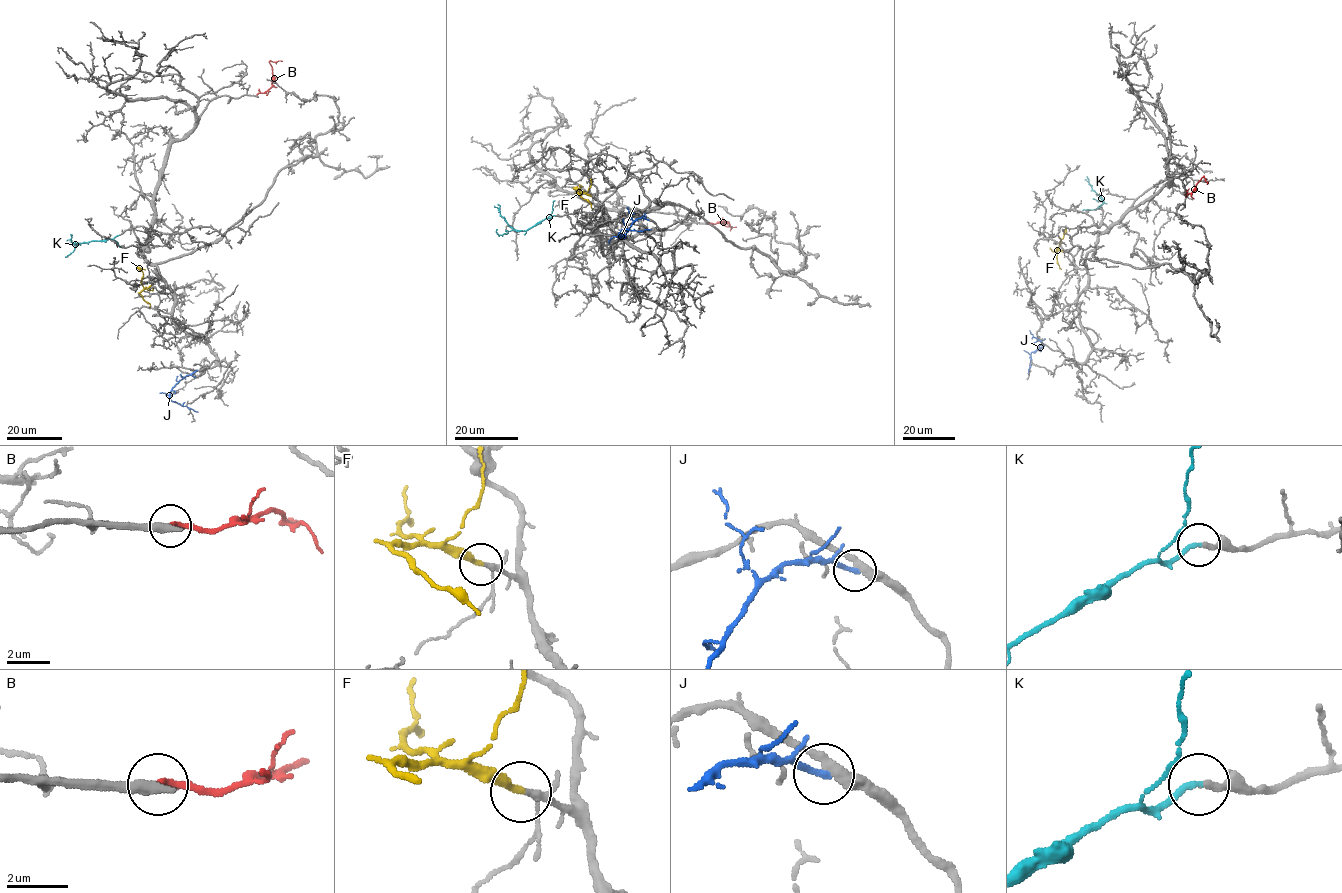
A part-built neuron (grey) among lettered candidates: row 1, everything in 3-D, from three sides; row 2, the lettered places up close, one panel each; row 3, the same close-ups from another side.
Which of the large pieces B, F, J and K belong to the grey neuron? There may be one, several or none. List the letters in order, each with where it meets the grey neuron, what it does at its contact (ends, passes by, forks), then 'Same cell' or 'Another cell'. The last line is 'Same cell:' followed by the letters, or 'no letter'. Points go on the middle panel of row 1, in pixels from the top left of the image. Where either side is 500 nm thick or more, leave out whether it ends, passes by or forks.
B: Touches grey at (708, 223). It ends there. Same cell
F: Touches grey at (591, 196). It ends there. Same cell
J: Touches grey at (647, 219). It ends there. Another cell
K: Touches grey at (554, 215). It ends there. Same cell
Same cell: B, F, K

